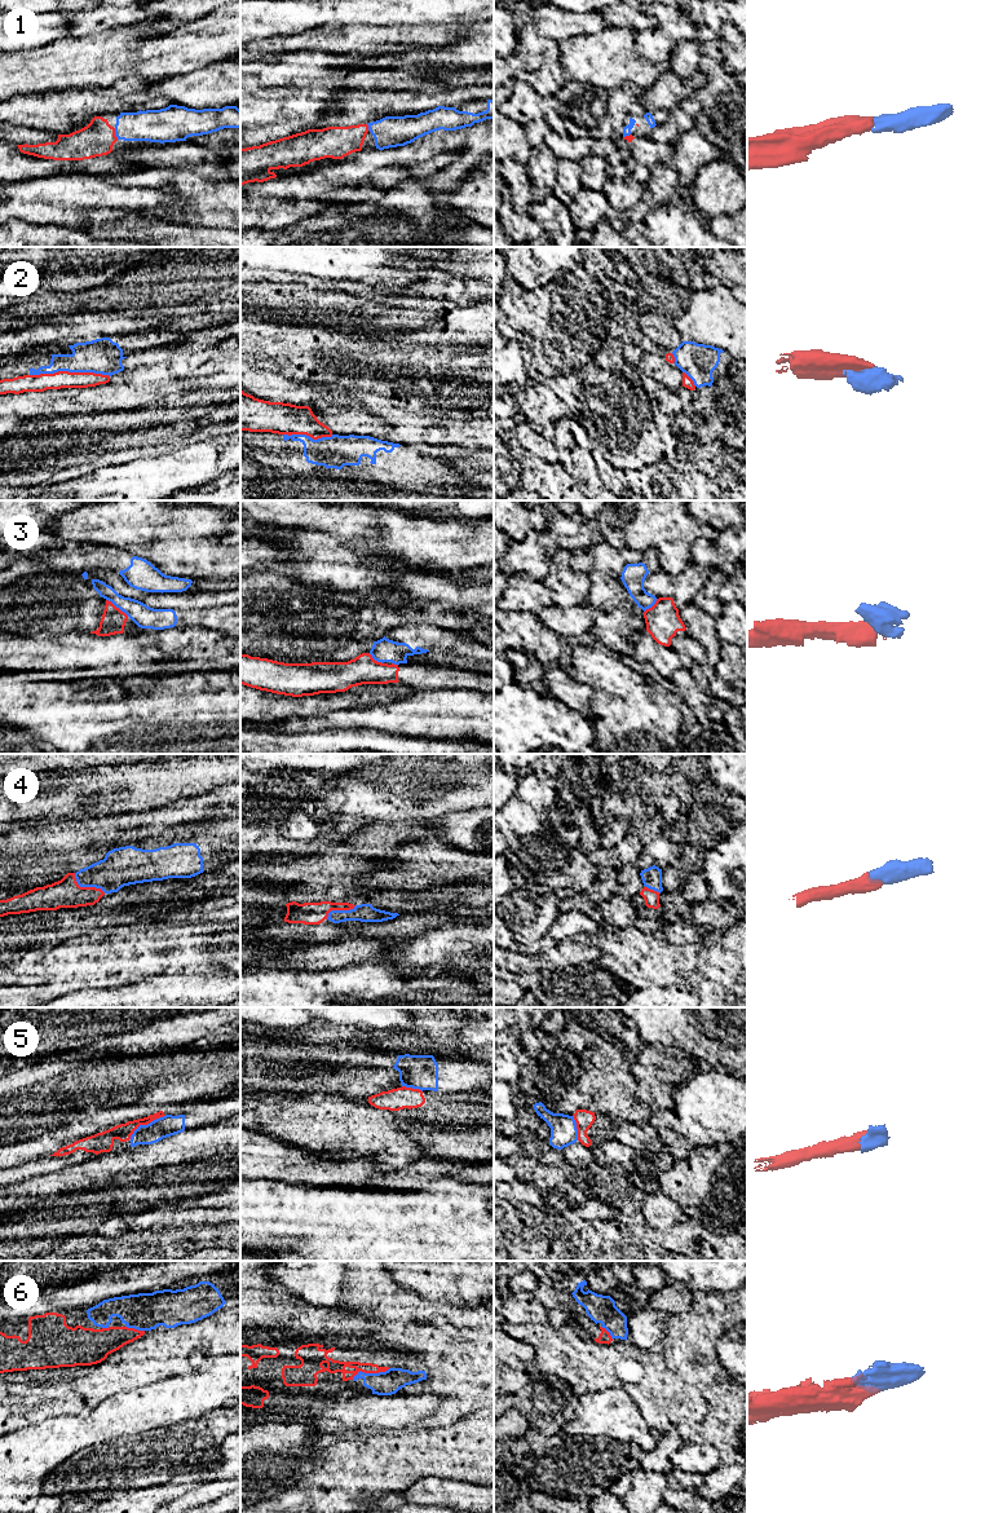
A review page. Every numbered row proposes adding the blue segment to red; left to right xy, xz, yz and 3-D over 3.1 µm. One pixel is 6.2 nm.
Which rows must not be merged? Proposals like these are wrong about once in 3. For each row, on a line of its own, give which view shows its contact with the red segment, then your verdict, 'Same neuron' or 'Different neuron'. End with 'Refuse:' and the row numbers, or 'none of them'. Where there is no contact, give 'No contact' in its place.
1: Touches red in xy. Same neuron
2: Touches red in xy. Same neuron
3: Touches red in xy. Different neuron
4: Touches red in xy. Same neuron
5: Touches red in xy. Different neuron
6: Touches red in xz. Same neuron
Refuse: 3, 5

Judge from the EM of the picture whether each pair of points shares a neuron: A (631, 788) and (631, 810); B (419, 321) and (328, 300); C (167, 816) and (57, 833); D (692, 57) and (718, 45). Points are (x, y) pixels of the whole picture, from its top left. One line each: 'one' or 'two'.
A: one
B: one
C: one
D: one

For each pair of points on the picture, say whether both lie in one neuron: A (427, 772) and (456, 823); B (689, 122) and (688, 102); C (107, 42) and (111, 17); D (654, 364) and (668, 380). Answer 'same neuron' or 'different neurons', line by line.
A: different neurons
B: same neuron
C: different neurons
D: same neuron

